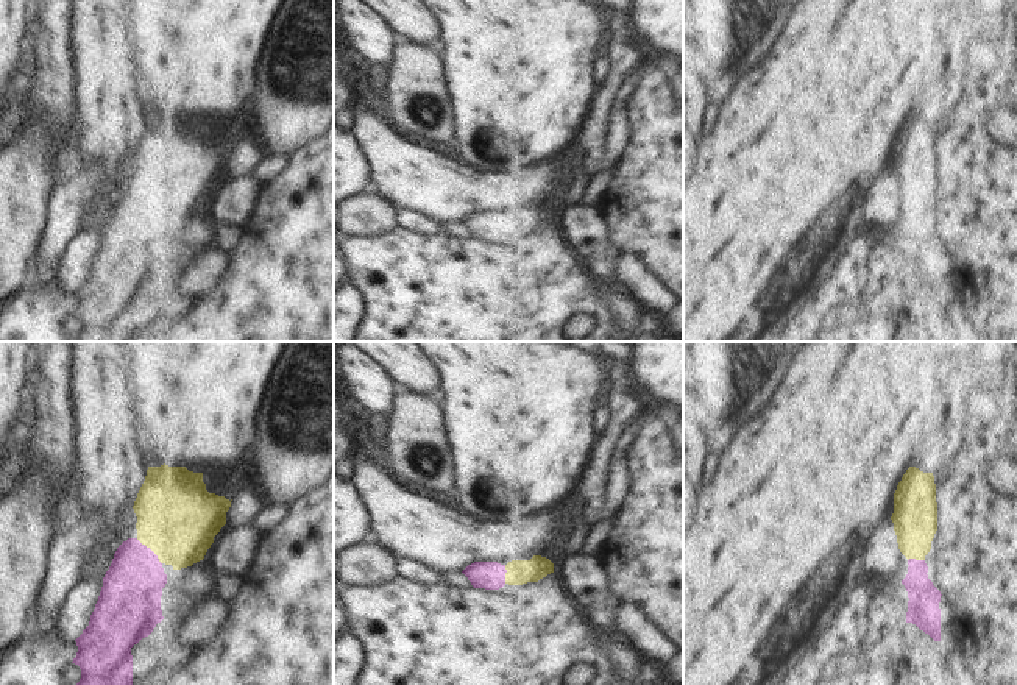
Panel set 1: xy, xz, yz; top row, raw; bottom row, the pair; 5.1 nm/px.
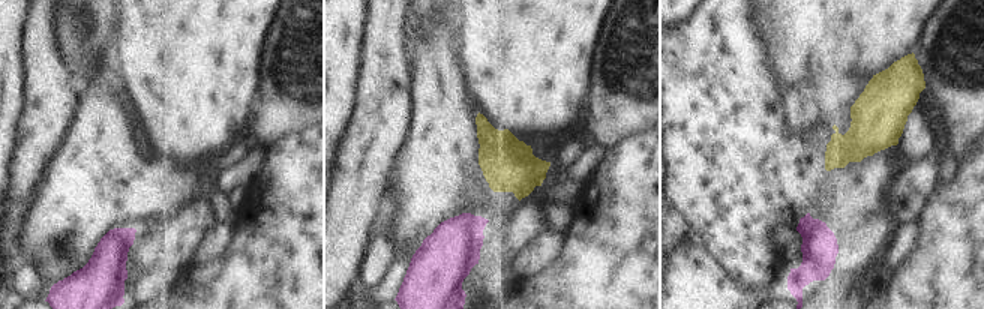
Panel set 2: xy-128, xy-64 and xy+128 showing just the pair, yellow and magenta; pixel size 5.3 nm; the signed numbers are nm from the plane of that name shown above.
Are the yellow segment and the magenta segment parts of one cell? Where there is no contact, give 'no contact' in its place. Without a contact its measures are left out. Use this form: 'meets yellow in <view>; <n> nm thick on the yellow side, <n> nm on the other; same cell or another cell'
meets yellow in xy; 420 nm thick on the yellow side, 300 nm on the other; same cell

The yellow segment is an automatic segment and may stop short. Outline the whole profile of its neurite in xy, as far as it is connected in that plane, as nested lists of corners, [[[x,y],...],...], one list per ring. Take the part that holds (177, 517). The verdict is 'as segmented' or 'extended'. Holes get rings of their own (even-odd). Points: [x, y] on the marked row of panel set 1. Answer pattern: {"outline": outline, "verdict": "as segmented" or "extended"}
{"outline": [[[165,463],[148,467],[133,506],[137,516],[137,537],[128,538],[117,548],[103,577],[89,626],[75,640],[78,652],[72,663],[81,669],[76,685],[133,685],[131,648],[164,619],[161,596],[167,574],[162,565],[181,570],[203,560],[214,537],[226,524],[229,507],[229,499],[206,490],[203,473]]], "verdict": "extended"}

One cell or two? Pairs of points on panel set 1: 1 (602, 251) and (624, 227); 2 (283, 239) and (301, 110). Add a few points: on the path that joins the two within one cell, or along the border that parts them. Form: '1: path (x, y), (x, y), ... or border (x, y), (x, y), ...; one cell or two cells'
1: border (601, 205), (609, 223), (609, 234), (623, 251); two cells
2: border (317, 138), (290, 155); two cells

